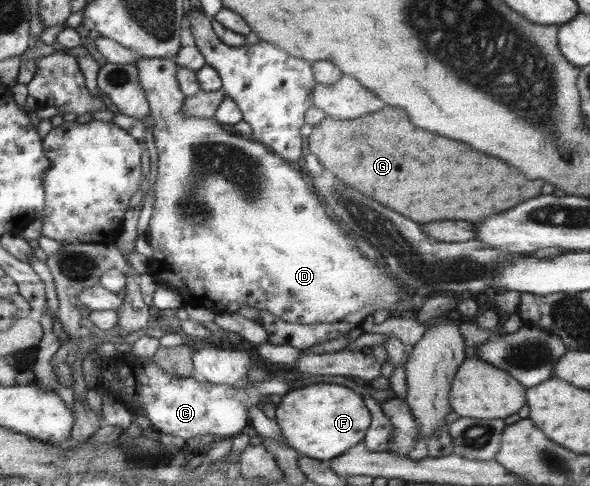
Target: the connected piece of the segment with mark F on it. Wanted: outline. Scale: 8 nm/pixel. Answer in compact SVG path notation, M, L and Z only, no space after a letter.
M319 382L295 388L282 396L281 403L275 409L275 421L289 447L299 455L325 462L340 458L364 441L371 425L371 413L362 396L353 389L341 384Z

